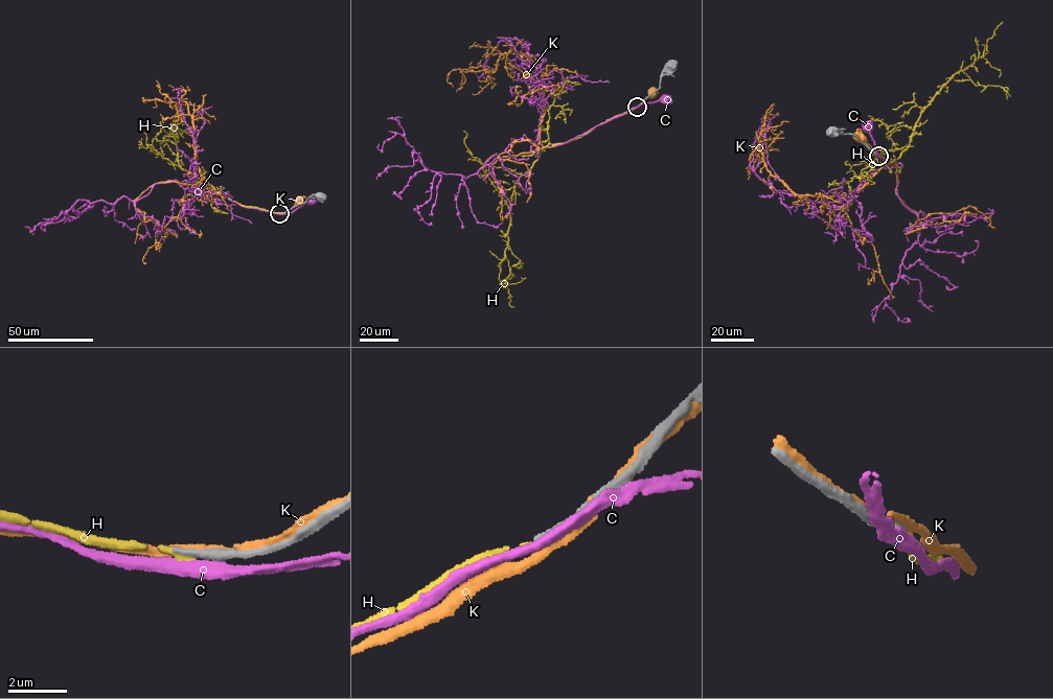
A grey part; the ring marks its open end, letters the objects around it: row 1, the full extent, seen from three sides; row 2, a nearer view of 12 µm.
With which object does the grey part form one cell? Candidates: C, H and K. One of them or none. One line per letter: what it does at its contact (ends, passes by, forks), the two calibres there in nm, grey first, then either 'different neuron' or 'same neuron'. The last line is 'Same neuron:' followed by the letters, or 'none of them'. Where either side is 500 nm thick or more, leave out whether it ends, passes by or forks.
C: it passes by | 320/400 nm | different neuron
H: it ends | 320/240 nm | same neuron
K: it passes by | 280/240 nm | different neuron
Same neuron: H

